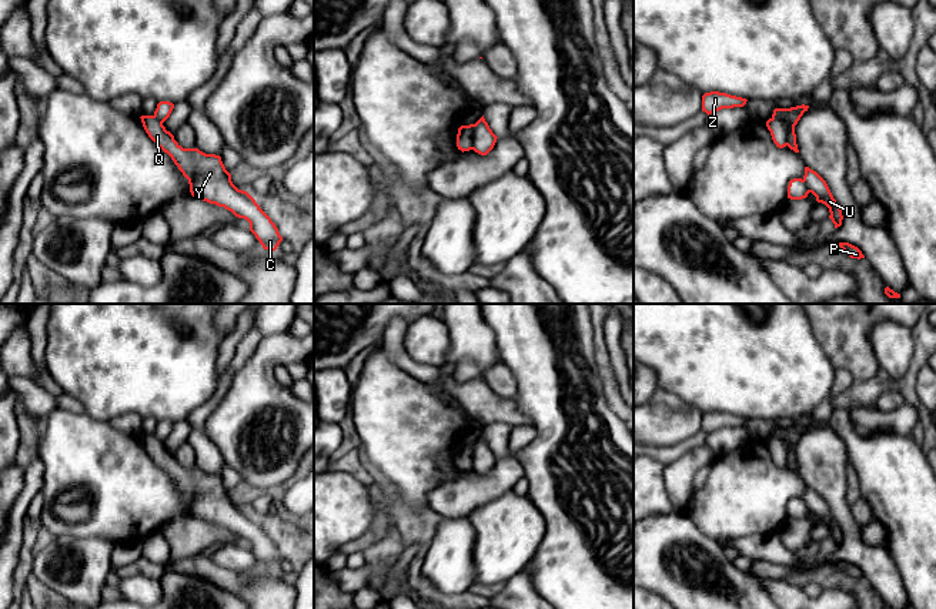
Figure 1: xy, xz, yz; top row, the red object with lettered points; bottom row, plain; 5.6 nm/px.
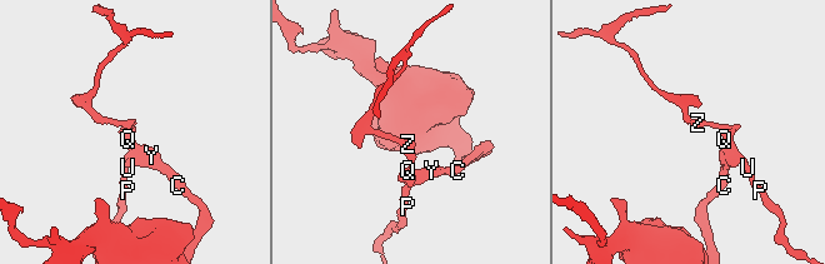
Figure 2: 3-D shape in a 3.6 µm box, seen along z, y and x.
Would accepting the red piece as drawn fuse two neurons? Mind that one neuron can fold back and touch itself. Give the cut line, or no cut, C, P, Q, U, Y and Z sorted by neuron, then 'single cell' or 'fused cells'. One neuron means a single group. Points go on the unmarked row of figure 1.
cut in yz along (772, 435), (776, 435), (788, 445), (786, 464); C Q Y / P U Z; fused cells

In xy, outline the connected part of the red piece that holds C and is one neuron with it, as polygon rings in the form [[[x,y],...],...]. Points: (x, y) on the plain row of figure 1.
[[[156,435],[140,438],[148,456],[171,476],[188,499],[194,518],[224,526],[235,536],[247,539],[250,551],[263,568],[277,569],[283,561],[278,548],[247,511],[233,503],[231,493],[225,489],[220,475],[205,474],[198,468],[183,468]]]

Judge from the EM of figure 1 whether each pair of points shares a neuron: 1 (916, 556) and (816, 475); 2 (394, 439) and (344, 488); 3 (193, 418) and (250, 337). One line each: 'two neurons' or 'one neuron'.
1: two neurons
2: two neurons
3: one neuron

